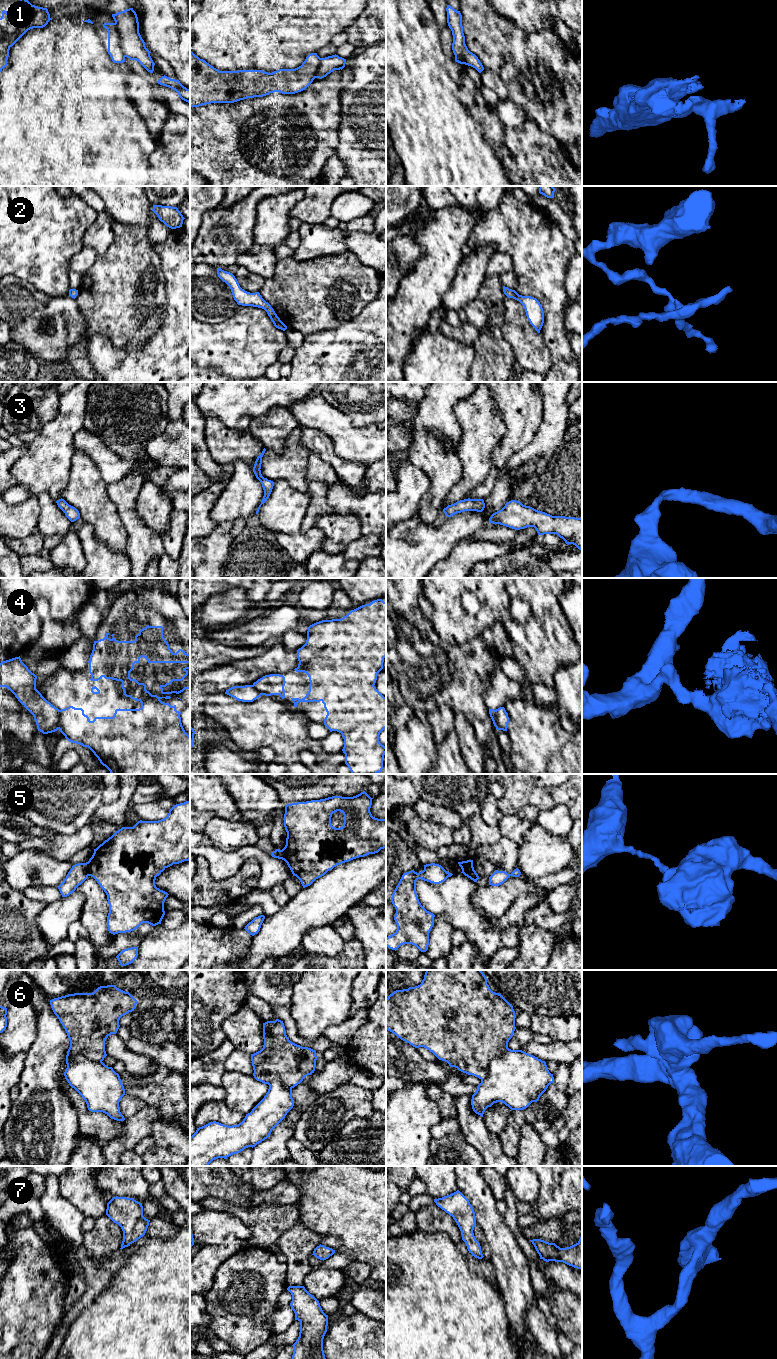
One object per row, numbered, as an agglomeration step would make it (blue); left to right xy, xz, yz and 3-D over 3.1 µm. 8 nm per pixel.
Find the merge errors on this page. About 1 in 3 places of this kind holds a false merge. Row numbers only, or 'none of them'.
1, 4, 5, 6

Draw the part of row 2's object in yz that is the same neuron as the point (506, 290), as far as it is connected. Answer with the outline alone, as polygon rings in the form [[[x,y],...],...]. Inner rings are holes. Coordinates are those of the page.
[[[503,286],[503,292],[508,298],[513,298],[524,306],[527,319],[535,330],[540,333],[544,323],[544,312],[540,302],[534,297],[519,295],[515,290],[505,286]]]

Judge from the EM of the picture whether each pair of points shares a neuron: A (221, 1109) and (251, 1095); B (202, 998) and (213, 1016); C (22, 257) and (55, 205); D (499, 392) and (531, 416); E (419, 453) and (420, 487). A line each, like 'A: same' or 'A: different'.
A: different
B: same
C: same
D: same
E: different

